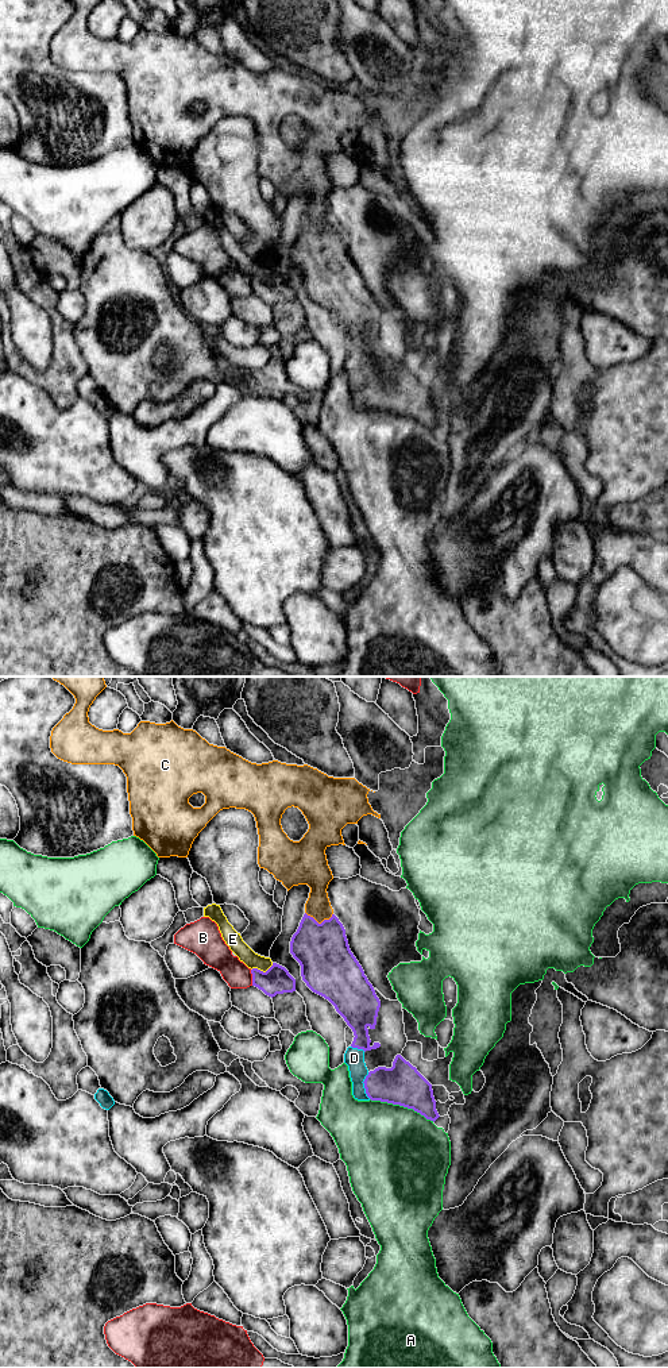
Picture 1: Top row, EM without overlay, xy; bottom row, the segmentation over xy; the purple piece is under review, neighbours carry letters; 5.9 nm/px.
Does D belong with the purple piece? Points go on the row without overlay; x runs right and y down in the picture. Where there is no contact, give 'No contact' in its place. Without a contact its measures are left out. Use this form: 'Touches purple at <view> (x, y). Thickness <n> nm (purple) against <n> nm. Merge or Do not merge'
Touches purple at xy (365, 395). Thickness 240 nm (purple) against 120 nm. Merge

